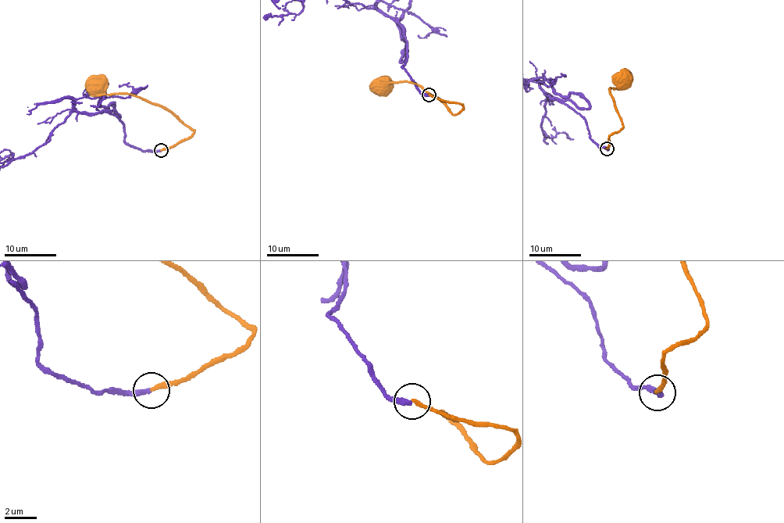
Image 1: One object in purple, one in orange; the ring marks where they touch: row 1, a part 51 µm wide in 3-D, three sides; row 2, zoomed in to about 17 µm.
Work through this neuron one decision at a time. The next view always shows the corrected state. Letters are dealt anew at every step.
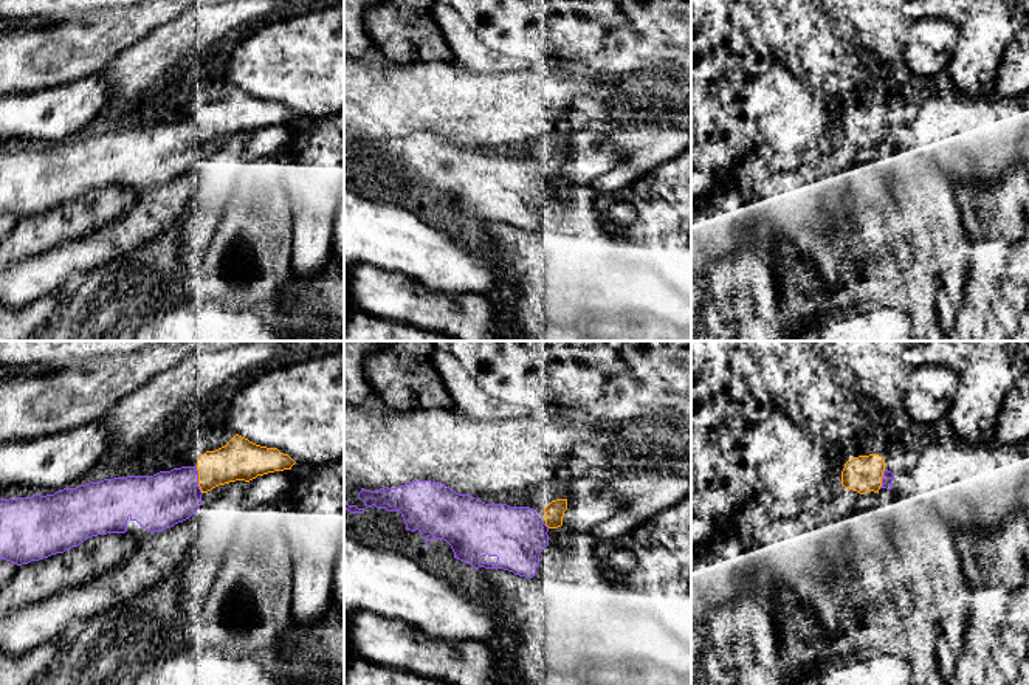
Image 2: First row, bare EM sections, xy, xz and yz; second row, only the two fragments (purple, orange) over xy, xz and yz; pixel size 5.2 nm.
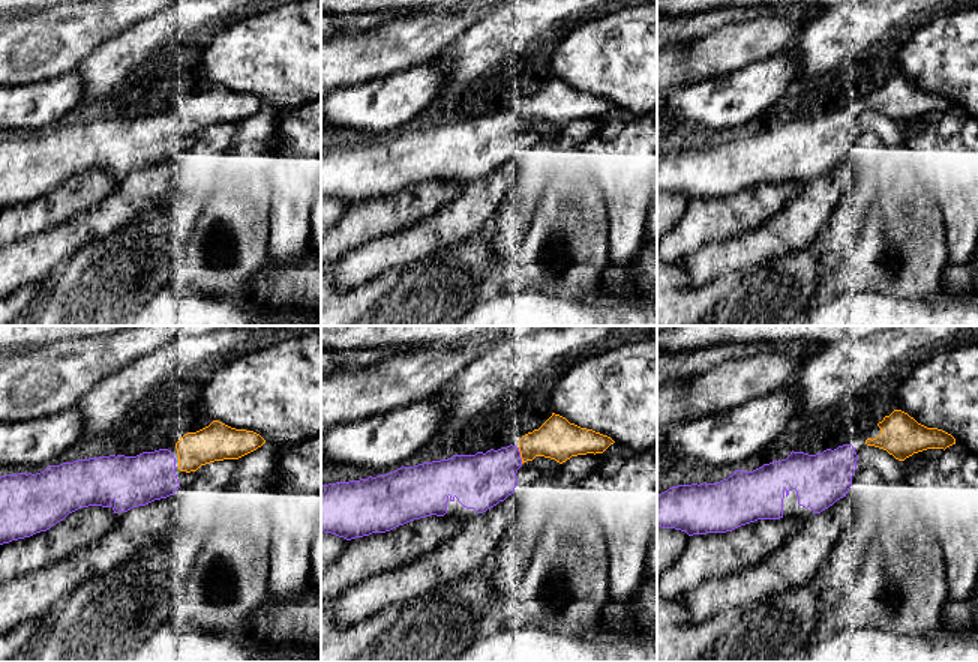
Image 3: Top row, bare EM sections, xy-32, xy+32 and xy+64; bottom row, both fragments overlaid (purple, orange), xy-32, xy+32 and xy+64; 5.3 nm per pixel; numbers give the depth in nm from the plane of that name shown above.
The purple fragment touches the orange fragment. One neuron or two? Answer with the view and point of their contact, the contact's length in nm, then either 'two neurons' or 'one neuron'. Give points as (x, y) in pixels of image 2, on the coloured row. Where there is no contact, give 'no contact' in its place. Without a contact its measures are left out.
xy (197, 482) | 120 nm | one neuron

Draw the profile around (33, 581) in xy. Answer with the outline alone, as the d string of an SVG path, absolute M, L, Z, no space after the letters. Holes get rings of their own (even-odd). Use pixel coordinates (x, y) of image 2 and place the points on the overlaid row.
M107 533L85 539L64 553L19 566L11 581L0 589L0 618L26 604L68 590L112 570L136 552L139 541L127 533Z

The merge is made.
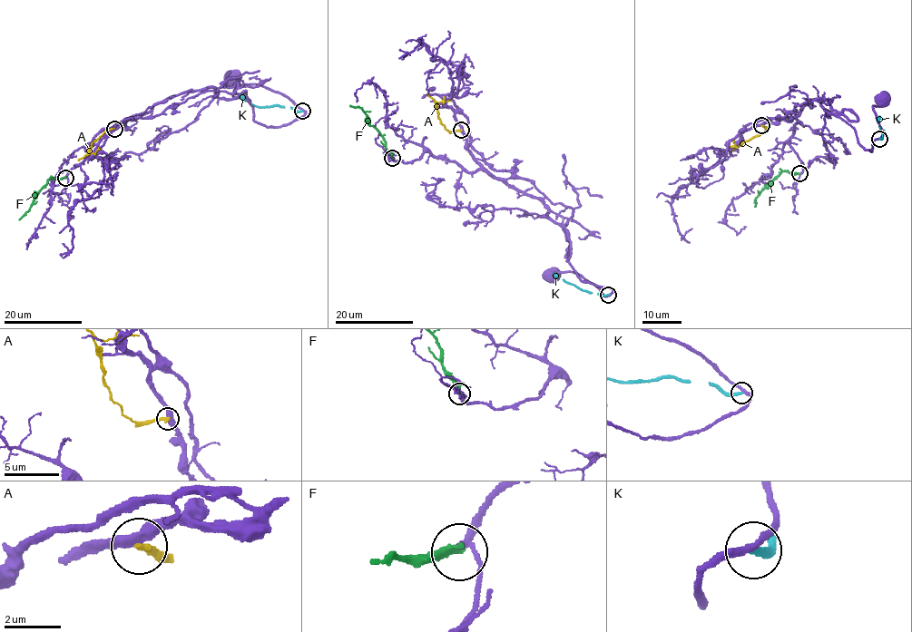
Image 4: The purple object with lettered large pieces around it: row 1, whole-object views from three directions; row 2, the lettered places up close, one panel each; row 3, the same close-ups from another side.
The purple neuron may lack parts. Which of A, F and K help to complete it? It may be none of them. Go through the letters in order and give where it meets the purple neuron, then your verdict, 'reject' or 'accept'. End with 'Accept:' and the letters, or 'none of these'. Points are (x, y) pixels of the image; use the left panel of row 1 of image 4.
A: meets purple at (114, 129); reject
F: meets purple at (65, 178); accept
K: meets purple at (302, 111); reject
Accept: F

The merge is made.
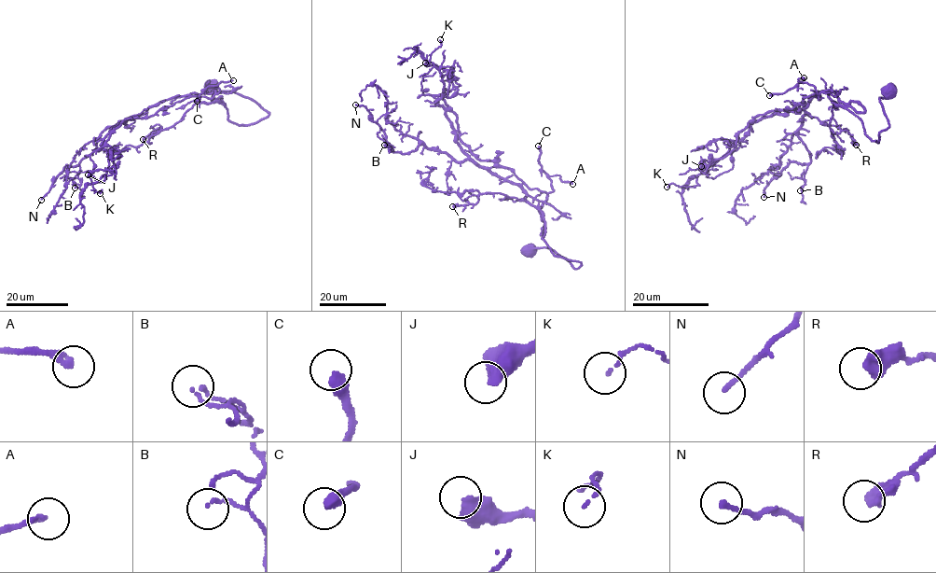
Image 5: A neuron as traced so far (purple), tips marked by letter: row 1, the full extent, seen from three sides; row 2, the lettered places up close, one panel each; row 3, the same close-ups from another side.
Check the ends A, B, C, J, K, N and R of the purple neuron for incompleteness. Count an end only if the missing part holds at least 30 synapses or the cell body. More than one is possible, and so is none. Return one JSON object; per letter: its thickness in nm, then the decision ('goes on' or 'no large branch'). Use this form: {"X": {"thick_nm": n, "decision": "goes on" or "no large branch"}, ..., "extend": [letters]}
{"A": {"thick_nm": 240, "decision": "no large branch"}, "B": {"thick_nm": 90, "decision": "no large branch"}, "C": {"thick_nm": 400, "decision": "goes on"}, "J": {"thick_nm": 500, "decision": "no large branch"}, "K": {"thick_nm": 90, "decision": "no large branch"}, "N": {"thick_nm": 160, "decision": "no large branch"}, "R": {"thick_nm": 480, "decision": "no large branch"}, "extend": ["C"]}

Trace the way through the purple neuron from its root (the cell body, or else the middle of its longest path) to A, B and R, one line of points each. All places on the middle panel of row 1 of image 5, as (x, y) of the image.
A: (529, 251), (549, 247), (581, 264), (555, 256), (542, 238), (549, 176), (572, 184)
B: (529, 251), (581, 264), (554, 254), (543, 215), (518, 186), (422, 144), (402, 153), (384, 145)
R: (529, 251), (549, 247), (581, 264), (554, 254), (542, 238), (543, 215), (524, 201), (485, 192), (452, 206)

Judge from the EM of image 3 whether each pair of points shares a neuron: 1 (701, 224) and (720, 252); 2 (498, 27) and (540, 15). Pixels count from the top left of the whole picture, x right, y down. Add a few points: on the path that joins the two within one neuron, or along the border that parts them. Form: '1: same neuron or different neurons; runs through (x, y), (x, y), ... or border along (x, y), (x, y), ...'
1: different neurons; border along (747, 231), (704, 243), (683, 258)
2: same neuron; runs through (509, 27), (530, 21)

